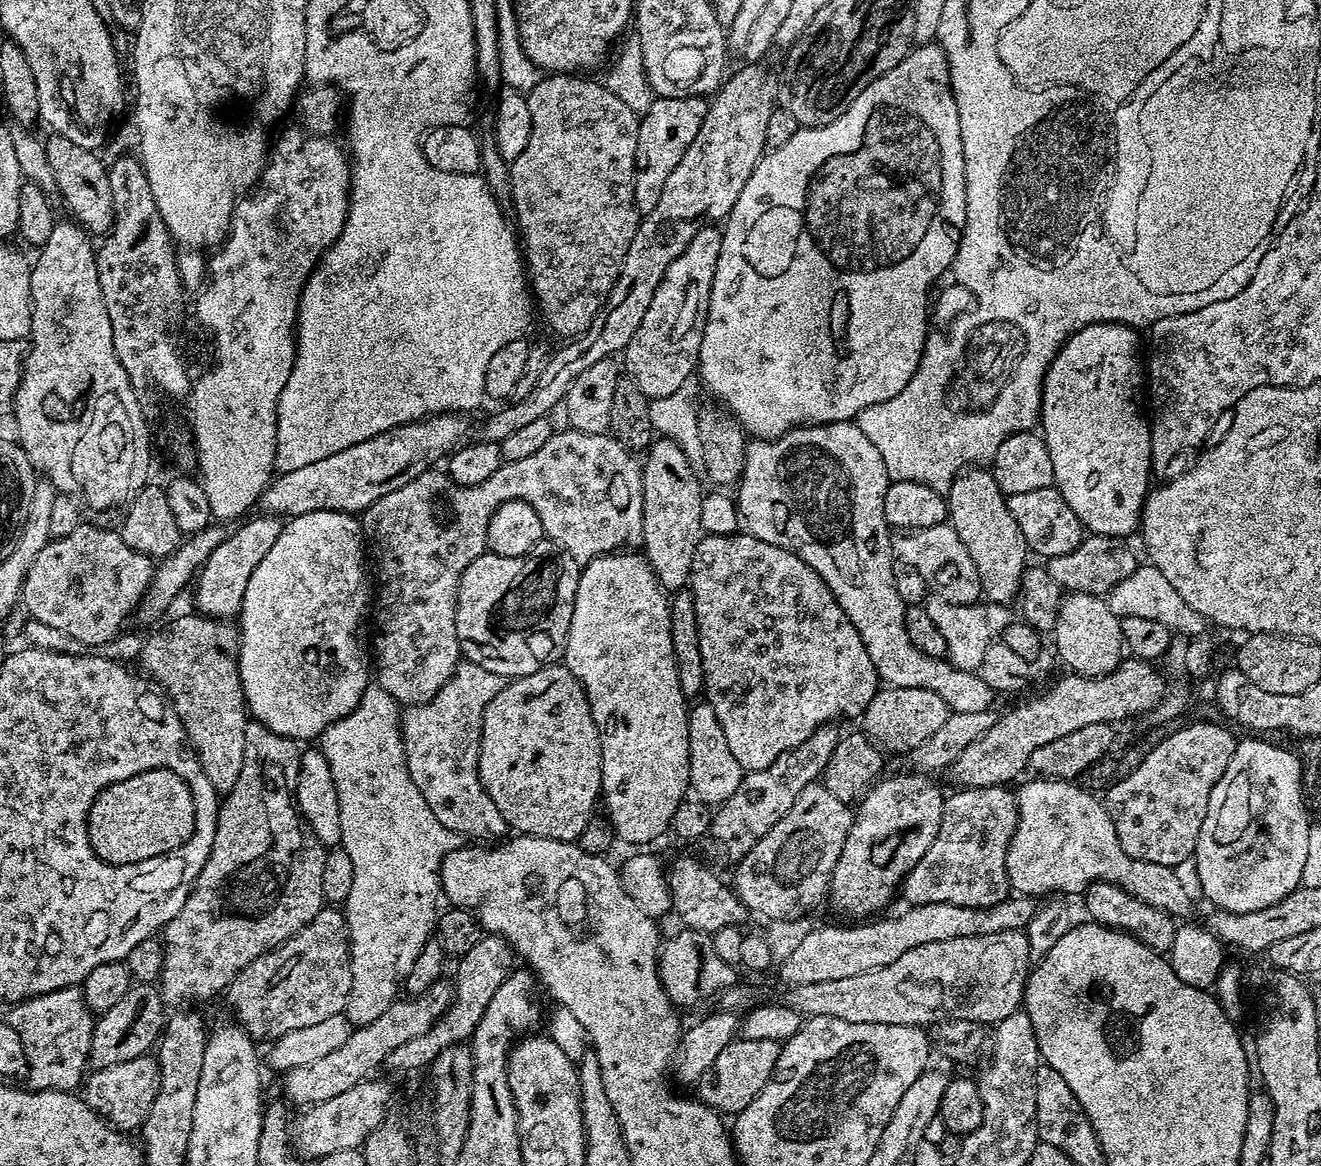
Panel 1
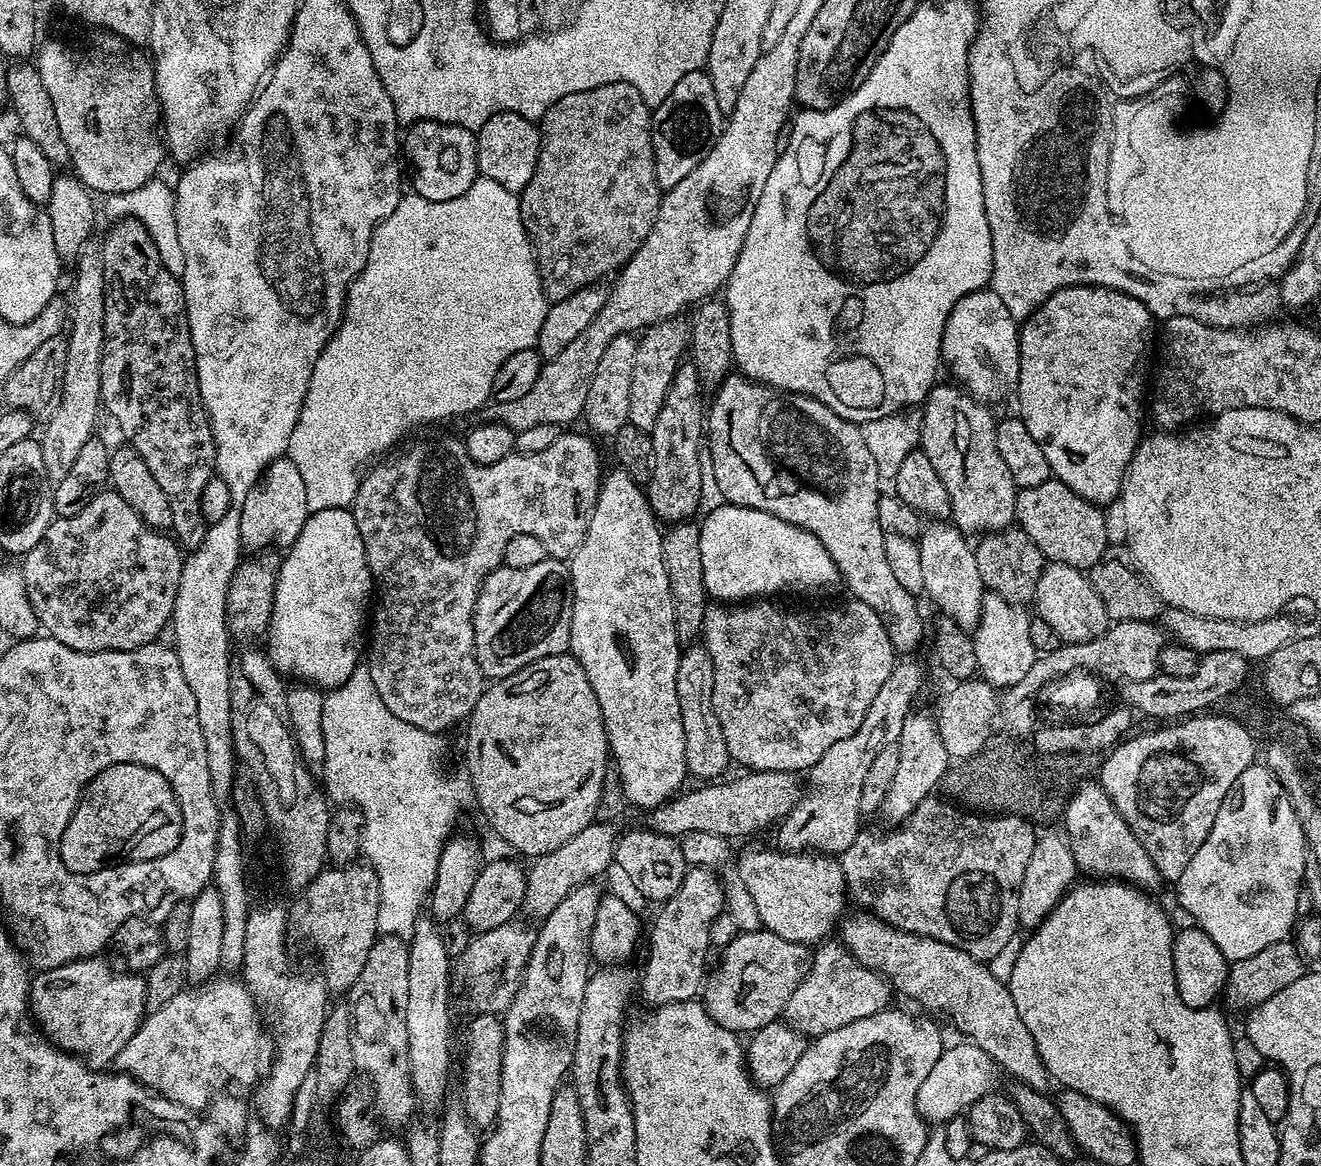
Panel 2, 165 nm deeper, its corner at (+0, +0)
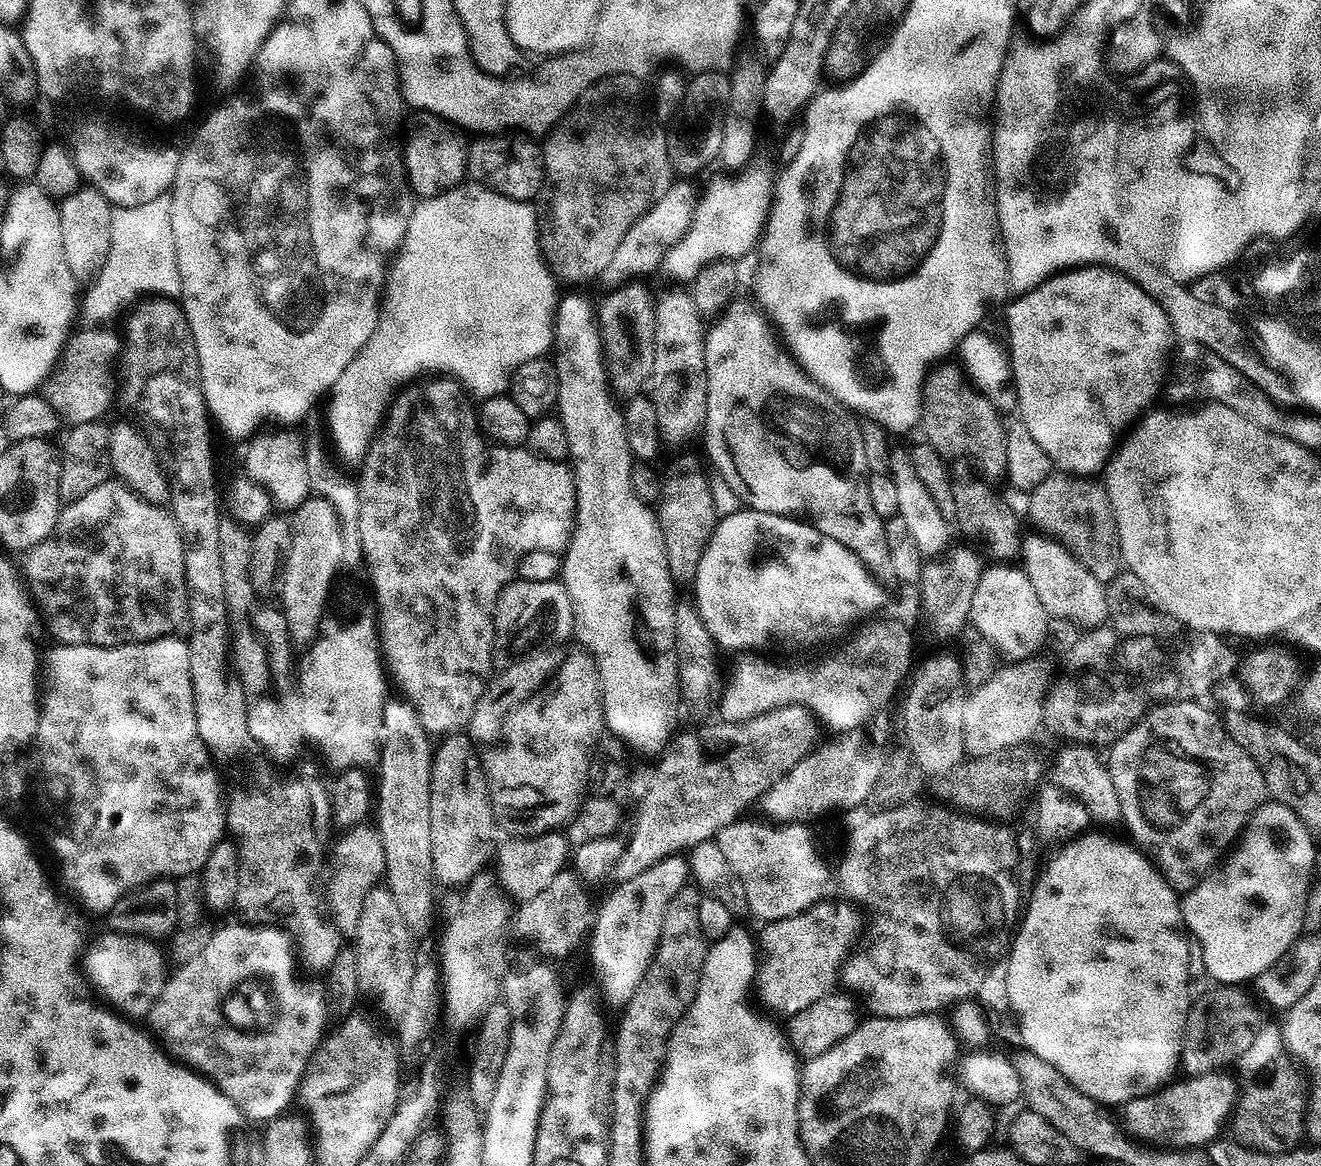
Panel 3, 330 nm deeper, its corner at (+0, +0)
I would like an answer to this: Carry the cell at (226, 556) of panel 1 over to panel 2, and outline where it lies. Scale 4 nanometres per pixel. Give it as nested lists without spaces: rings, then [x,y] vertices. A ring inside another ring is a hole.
[[[287,458],[273,459],[264,469],[262,480],[242,501],[240,531],[243,539],[252,544],[264,544],[267,540],[273,540],[276,544],[291,546],[298,534],[302,534],[302,526],[310,515],[306,502],[306,482],[302,482],[298,466],[294,466],[294,462]]]

